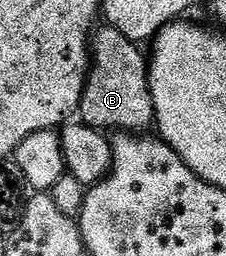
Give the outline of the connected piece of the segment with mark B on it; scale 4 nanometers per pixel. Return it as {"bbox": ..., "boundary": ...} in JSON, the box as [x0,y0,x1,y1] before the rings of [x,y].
{"bbox":[78,25,155,133],"boundary":[[[112,25],[99,26],[90,38],[90,66],[88,79],[84,85],[83,97],[78,110],[81,122],[101,131],[116,129],[117,132],[142,133],[149,130],[155,122],[153,96],[150,95],[148,60],[139,50],[139,44],[124,35]]]}

